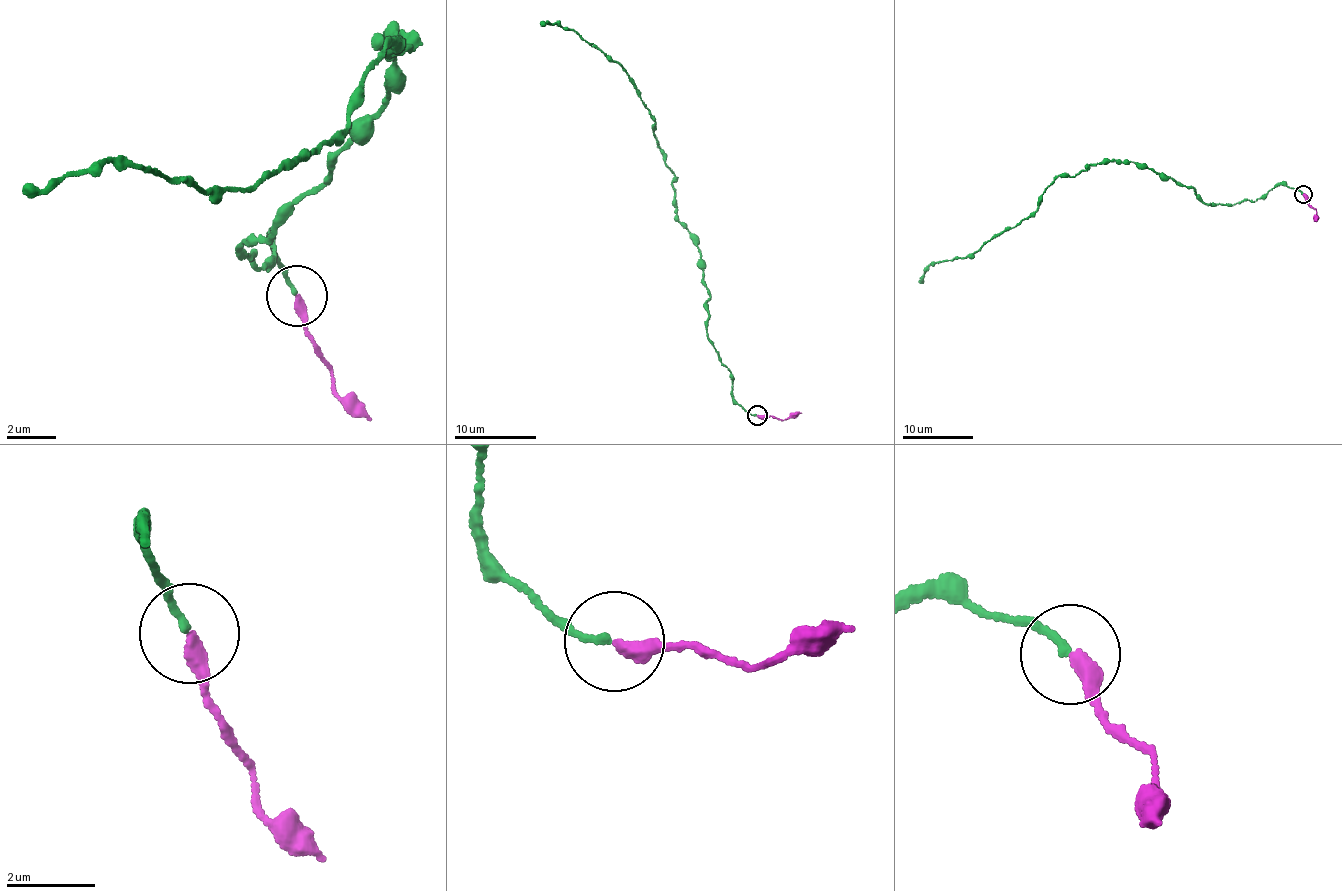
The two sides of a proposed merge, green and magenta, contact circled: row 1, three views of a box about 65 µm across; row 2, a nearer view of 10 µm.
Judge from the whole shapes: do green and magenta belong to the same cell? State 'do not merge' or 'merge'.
merge

